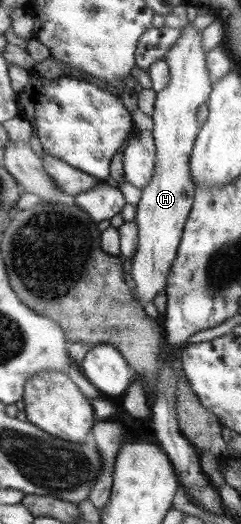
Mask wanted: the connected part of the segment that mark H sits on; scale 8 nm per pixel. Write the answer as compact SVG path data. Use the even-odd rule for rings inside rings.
M186 25L175 40L172 48L164 51L163 59L169 68L168 84L155 93L151 114L153 143L156 145L156 162L153 176L136 203L134 224L137 226L137 245L132 255L130 275L138 301L145 306L156 299L159 292L165 291L169 270L177 256L181 242L182 226L189 216L193 204L195 184L189 168L190 154L201 128L196 120L200 104L209 98L210 81L206 72L205 52L200 46L200 33Z

